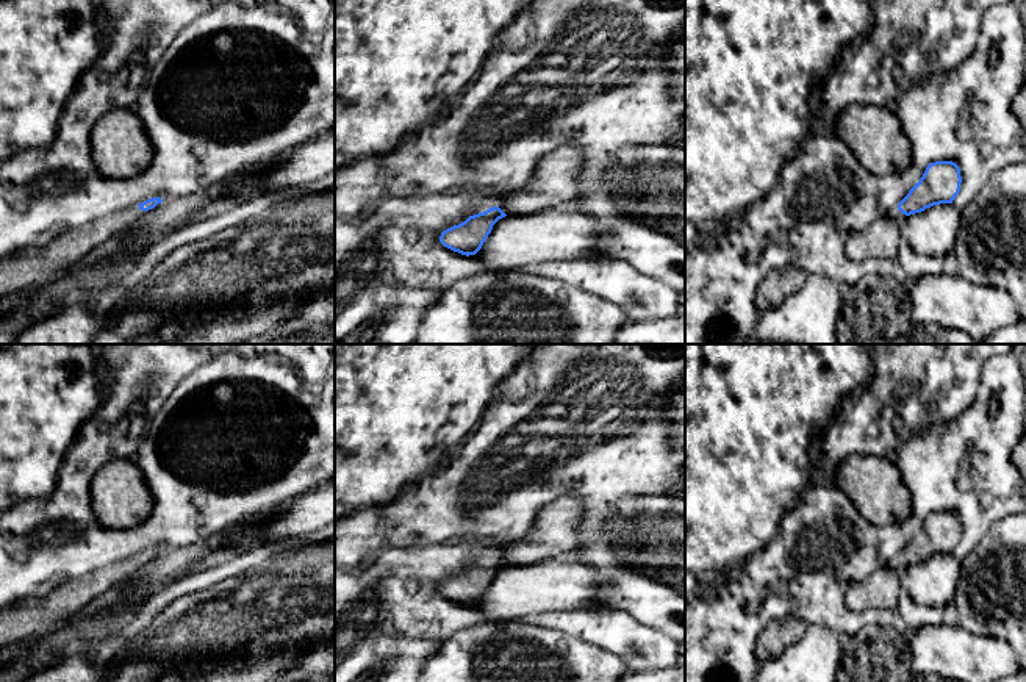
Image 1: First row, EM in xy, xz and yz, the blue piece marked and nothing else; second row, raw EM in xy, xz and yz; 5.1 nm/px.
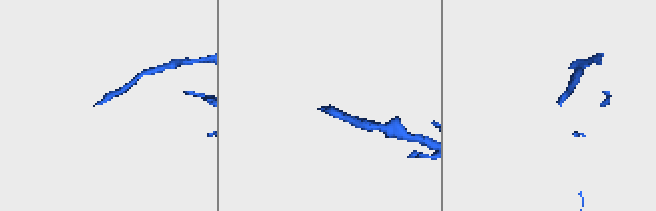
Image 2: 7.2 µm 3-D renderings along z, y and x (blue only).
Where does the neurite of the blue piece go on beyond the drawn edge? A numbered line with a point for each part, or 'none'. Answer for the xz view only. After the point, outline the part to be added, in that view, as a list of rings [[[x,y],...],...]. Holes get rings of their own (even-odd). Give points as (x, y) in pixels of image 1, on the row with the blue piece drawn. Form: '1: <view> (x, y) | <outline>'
1: xz (484, 205) | [[[482,200],[479,205],[475,205],[472,210],[469,210],[468,216],[474,216],[479,213],[483,213],[493,206],[499,206],[497,200]]]

